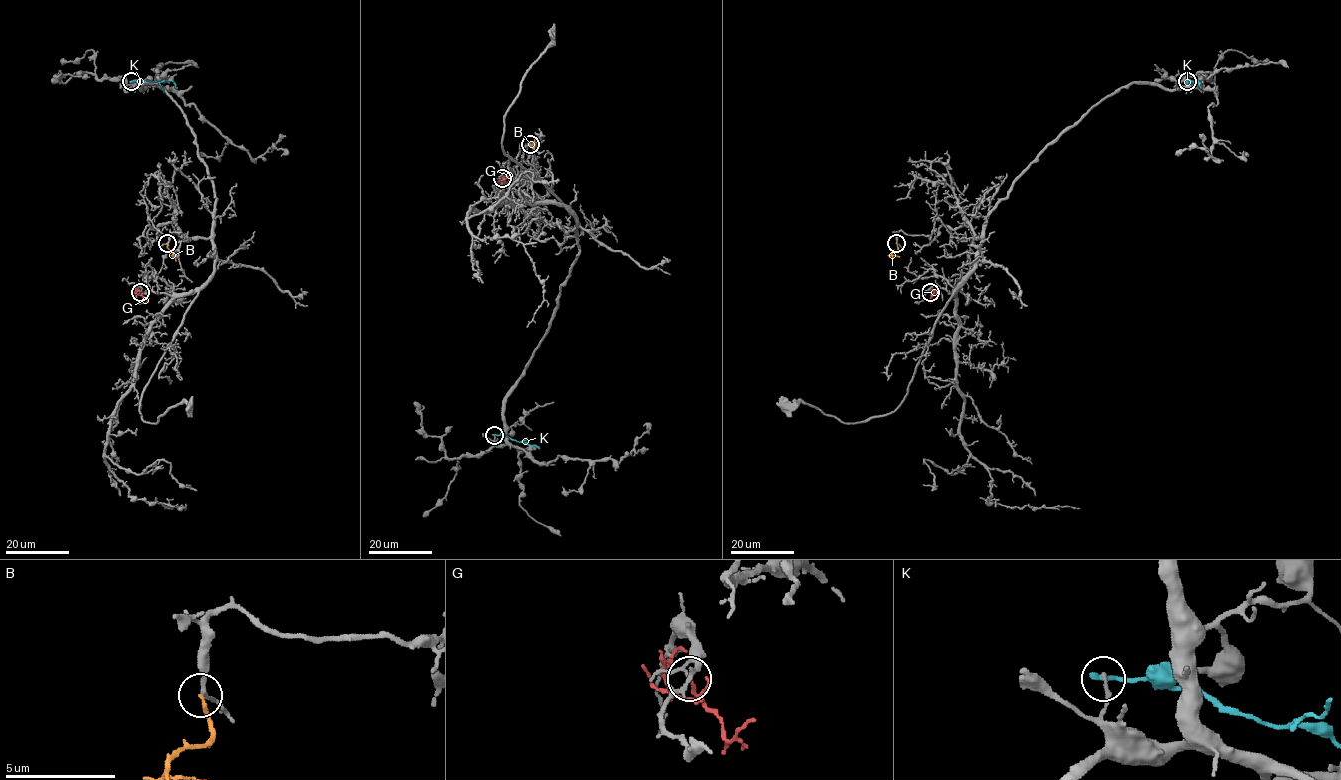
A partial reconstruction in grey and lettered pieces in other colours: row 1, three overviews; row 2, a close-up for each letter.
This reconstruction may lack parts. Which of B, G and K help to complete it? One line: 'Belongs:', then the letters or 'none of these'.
Belongs: B

